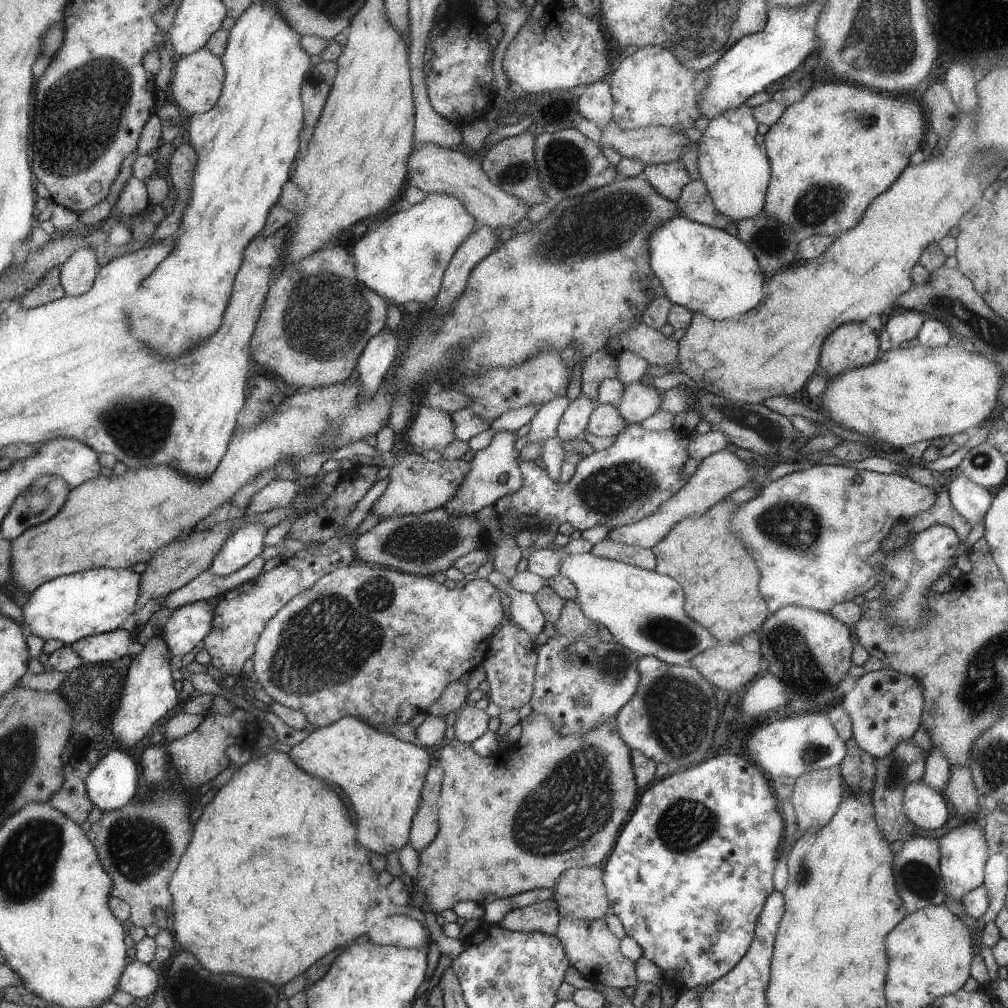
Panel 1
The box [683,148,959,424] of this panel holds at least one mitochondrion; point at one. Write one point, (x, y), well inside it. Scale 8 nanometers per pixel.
(814, 206)

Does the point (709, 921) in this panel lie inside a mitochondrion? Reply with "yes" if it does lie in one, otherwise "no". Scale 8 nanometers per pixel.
no

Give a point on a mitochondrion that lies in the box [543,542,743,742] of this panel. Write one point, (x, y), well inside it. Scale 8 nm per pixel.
(665, 632)

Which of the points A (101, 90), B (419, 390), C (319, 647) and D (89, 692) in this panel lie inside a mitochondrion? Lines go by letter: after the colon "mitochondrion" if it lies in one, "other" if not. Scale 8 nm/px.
A: mitochondrion
B: other
C: mitochondrion
D: mitochondrion

